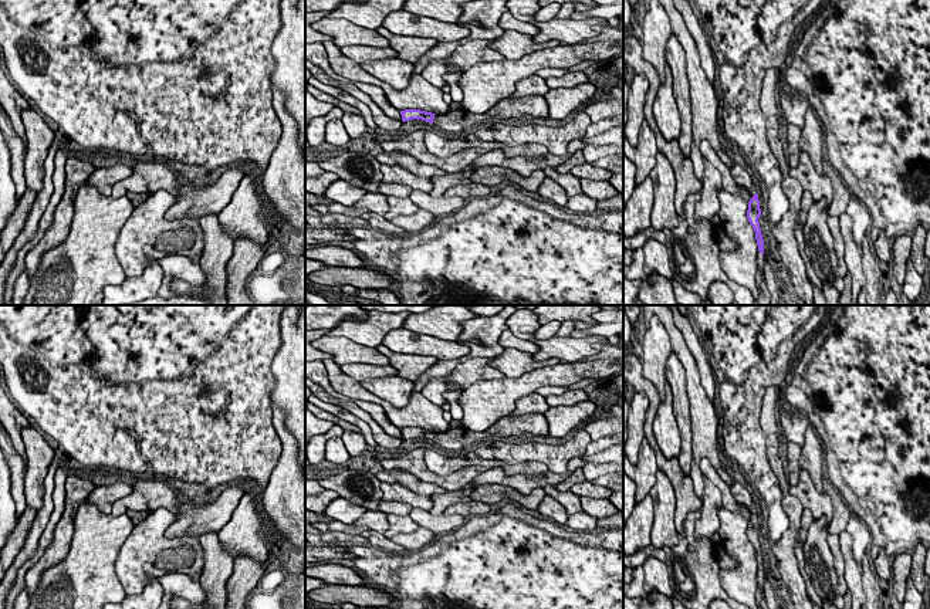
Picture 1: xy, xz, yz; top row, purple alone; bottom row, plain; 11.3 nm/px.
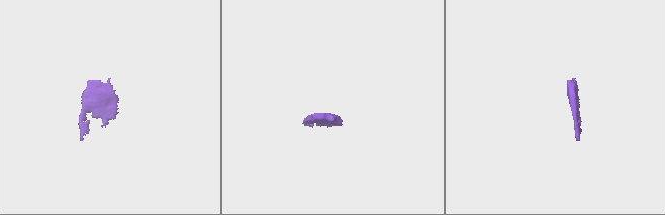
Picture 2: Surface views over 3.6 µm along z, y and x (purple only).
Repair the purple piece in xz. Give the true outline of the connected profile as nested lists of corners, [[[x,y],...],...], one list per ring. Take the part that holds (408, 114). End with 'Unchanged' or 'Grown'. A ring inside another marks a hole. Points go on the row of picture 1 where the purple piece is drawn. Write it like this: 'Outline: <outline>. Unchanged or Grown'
Outline: [[[530,95],[524,98],[505,98],[497,101],[487,112],[473,114],[466,109],[449,111],[447,114],[432,114],[420,109],[400,111],[402,121],[422,119],[437,125],[447,132],[459,132],[457,138],[474,135],[480,129],[494,124],[505,125],[508,118],[518,119],[524,114],[532,118],[548,118],[548,105],[544,95]]]. Grown

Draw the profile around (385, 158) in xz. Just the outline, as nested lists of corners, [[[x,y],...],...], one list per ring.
[[[382,152],[375,156],[375,159],[381,165],[398,165],[409,170],[410,173],[419,176],[419,177],[434,177],[434,176],[443,176],[447,175],[444,170],[436,168],[436,166],[429,166],[417,159],[406,155],[406,153],[398,153],[398,152]]]

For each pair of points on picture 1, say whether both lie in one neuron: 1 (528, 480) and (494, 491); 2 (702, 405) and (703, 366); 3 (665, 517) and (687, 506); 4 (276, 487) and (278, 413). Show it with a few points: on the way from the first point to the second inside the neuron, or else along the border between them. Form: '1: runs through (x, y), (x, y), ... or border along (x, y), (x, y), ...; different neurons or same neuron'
1: border along (477, 484), (499, 483), (526, 494), (541, 487); different neurons
2: border along (692, 355), (699, 372), (699, 382), (712, 402); different neurons
3: border along (669, 480), (676, 501), (675, 528), (679, 534); different neurons
4: runs through (288, 469), (288, 440), (283, 432); same neuron

